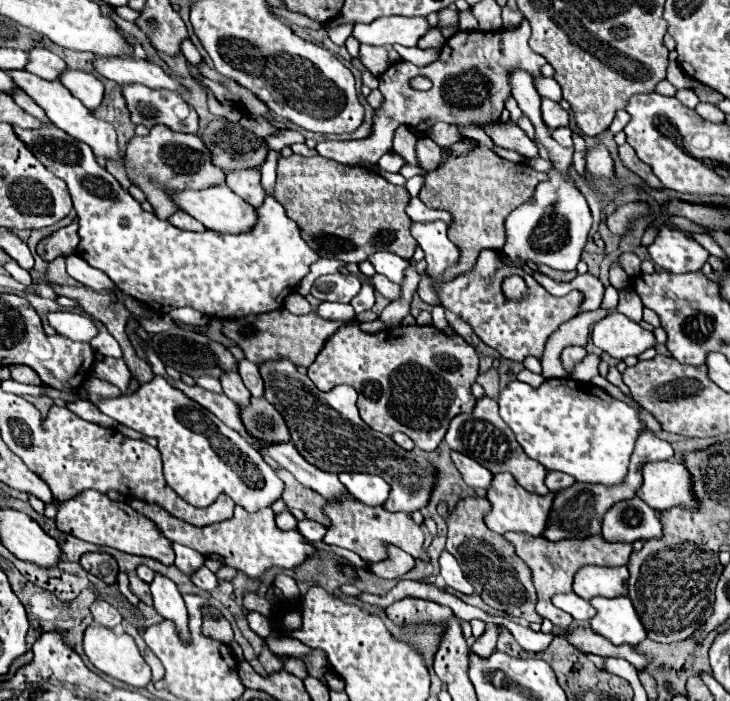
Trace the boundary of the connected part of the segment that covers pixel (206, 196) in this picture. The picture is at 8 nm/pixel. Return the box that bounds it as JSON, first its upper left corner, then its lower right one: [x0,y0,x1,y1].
[169,184,255,234]

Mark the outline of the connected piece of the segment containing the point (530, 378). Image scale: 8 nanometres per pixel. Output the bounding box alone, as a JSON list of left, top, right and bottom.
[517,370,545,386]

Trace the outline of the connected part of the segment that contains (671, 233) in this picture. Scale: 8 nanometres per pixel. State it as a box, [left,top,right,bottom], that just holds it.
[647,224,709,274]

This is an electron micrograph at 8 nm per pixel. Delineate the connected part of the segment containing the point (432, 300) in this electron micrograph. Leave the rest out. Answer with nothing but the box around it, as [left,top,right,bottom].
[415,259,441,306]

